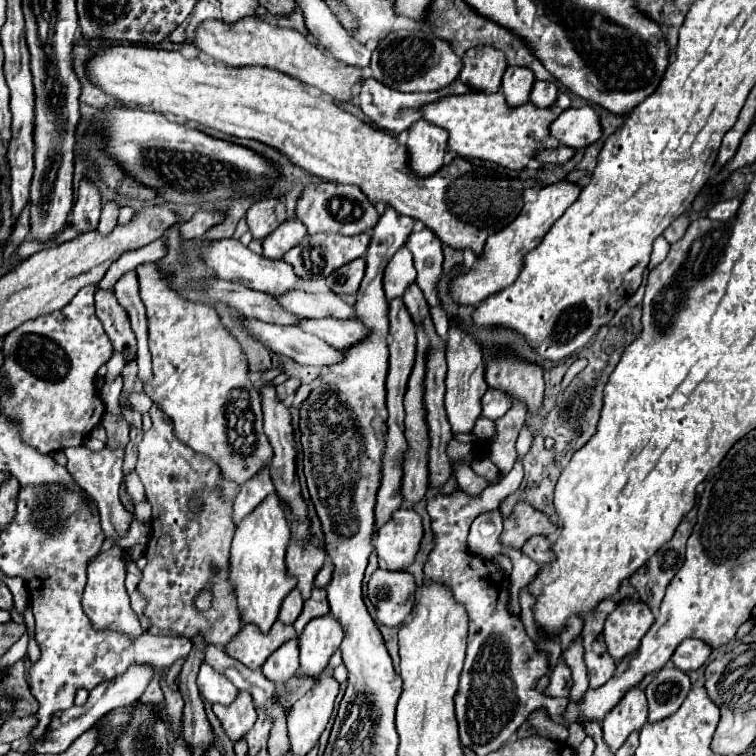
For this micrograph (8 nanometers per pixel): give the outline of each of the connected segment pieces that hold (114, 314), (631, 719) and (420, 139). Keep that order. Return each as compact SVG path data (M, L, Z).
M100 289L96 293L96 315L104 323L104 331L110 337L114 351L122 353L126 363L132 363L136 359L136 337L124 307L120 307L112 291Z
M636 687L630 689L622 701L604 719L604 741L612 753L616 753L630 733L640 731L648 721L648 705L644 693Z
M420 119L408 131L408 169L416 177L432 177L442 169L448 133Z

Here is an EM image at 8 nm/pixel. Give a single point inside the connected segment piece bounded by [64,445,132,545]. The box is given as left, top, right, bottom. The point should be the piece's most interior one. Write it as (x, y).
(99, 472)

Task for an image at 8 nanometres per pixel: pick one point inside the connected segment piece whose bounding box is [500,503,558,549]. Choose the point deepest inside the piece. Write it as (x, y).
(524, 522)

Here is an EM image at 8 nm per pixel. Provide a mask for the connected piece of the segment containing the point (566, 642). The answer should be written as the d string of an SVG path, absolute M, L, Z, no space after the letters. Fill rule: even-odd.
M574 615L568 619L566 629L560 634L562 650L569 647L572 642L580 635L583 628L583 620L580 616Z

